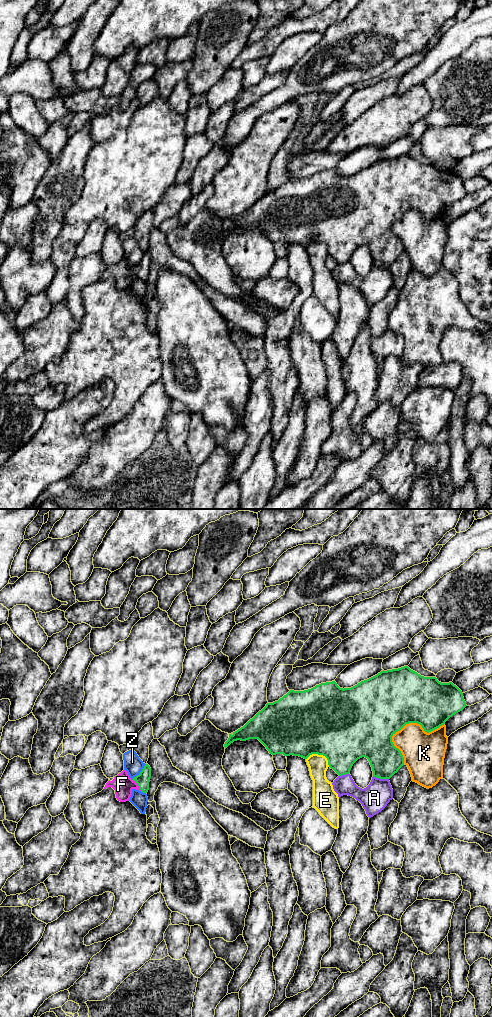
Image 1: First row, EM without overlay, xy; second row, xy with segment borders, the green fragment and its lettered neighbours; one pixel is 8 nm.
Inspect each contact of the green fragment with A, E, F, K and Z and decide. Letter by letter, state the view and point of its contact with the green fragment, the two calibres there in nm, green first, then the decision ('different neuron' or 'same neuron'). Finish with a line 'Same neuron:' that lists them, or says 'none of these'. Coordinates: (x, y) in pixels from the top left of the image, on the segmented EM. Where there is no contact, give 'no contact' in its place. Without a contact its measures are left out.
A: meets green in xy at (381, 778); 260 nm thick on the green side, 220 nm on the other; different neuron
E: meets green in xy at (320, 754); 500 nm thick on the green side, 160 nm on the other; different neuron
F: meets green in xy at (137, 783); 110 nm thick on the green side, 160 nm on the other; same neuron
K: meets green in xy at (405, 724); 480 nm thick on the green side, 300 nm on the other; different neuron
Z: meets green in xy at (140, 772); 110 nm thick on the green side, 150 nm on the other; different neuron
Same neuron: F

